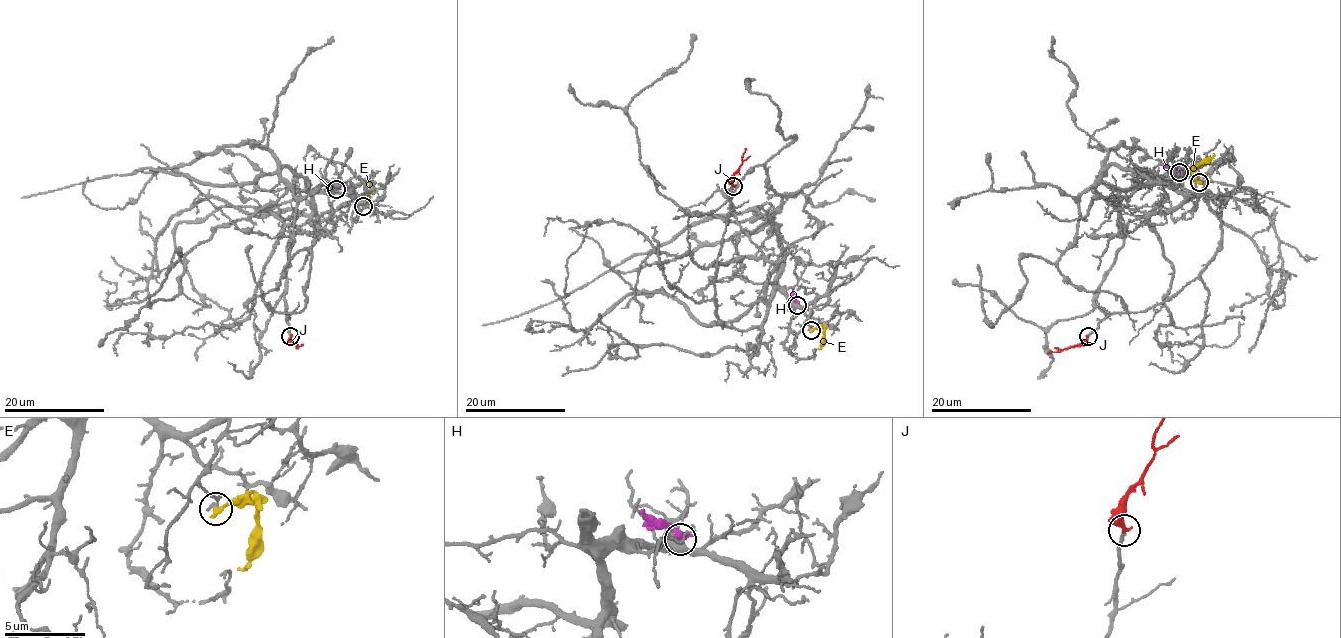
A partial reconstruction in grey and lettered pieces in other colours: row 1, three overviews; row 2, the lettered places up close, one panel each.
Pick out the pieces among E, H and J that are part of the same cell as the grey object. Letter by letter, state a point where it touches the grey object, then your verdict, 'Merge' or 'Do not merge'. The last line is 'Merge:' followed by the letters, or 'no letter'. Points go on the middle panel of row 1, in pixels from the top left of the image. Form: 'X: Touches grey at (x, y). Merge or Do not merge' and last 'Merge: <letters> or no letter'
E: Touches grey at (811, 330). Do not merge
H: Touches grey at (797, 305). Do not merge
J: Touches grey at (733, 186). Merge
Merge: J

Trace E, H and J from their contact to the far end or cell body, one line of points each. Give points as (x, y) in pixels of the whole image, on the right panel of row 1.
E: (1199, 183), (1194, 168), (1214, 155)
H: (1179, 172), (1164, 168)
J: (1088, 336), (1063, 350), (1048, 353)

